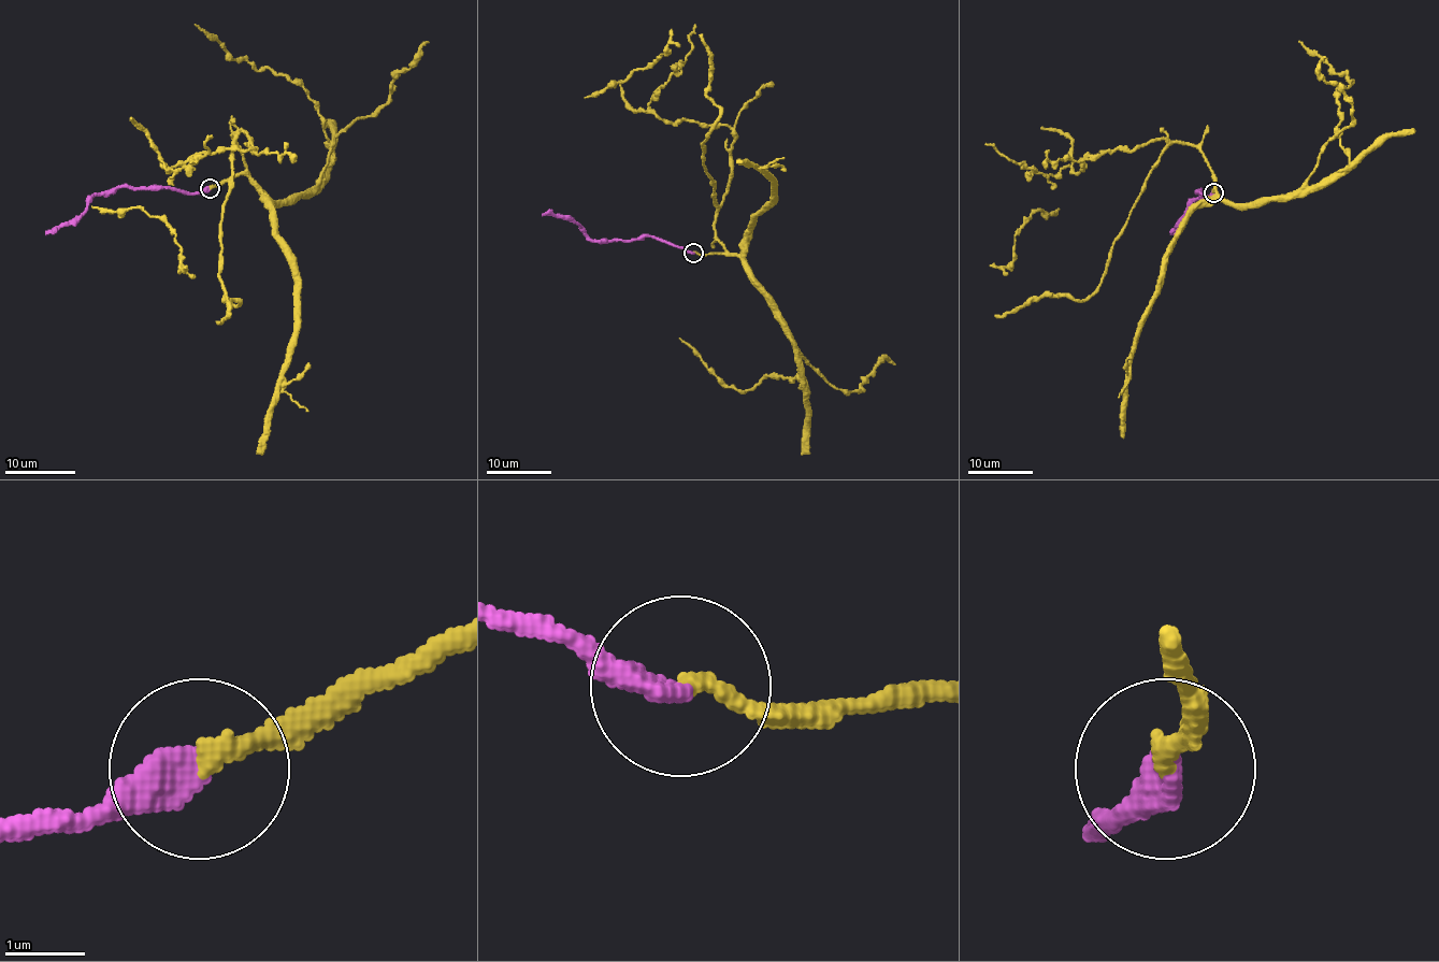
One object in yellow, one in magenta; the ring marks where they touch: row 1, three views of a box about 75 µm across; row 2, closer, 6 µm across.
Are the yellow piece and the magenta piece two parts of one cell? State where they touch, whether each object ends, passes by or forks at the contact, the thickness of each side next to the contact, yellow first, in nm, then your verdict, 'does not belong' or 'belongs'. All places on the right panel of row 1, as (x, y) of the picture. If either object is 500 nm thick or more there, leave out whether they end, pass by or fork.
at (1213, 192); yellow ends there; magenta ends there; 240 nm thick on the yellow side, 440 nm on the other; belongs

